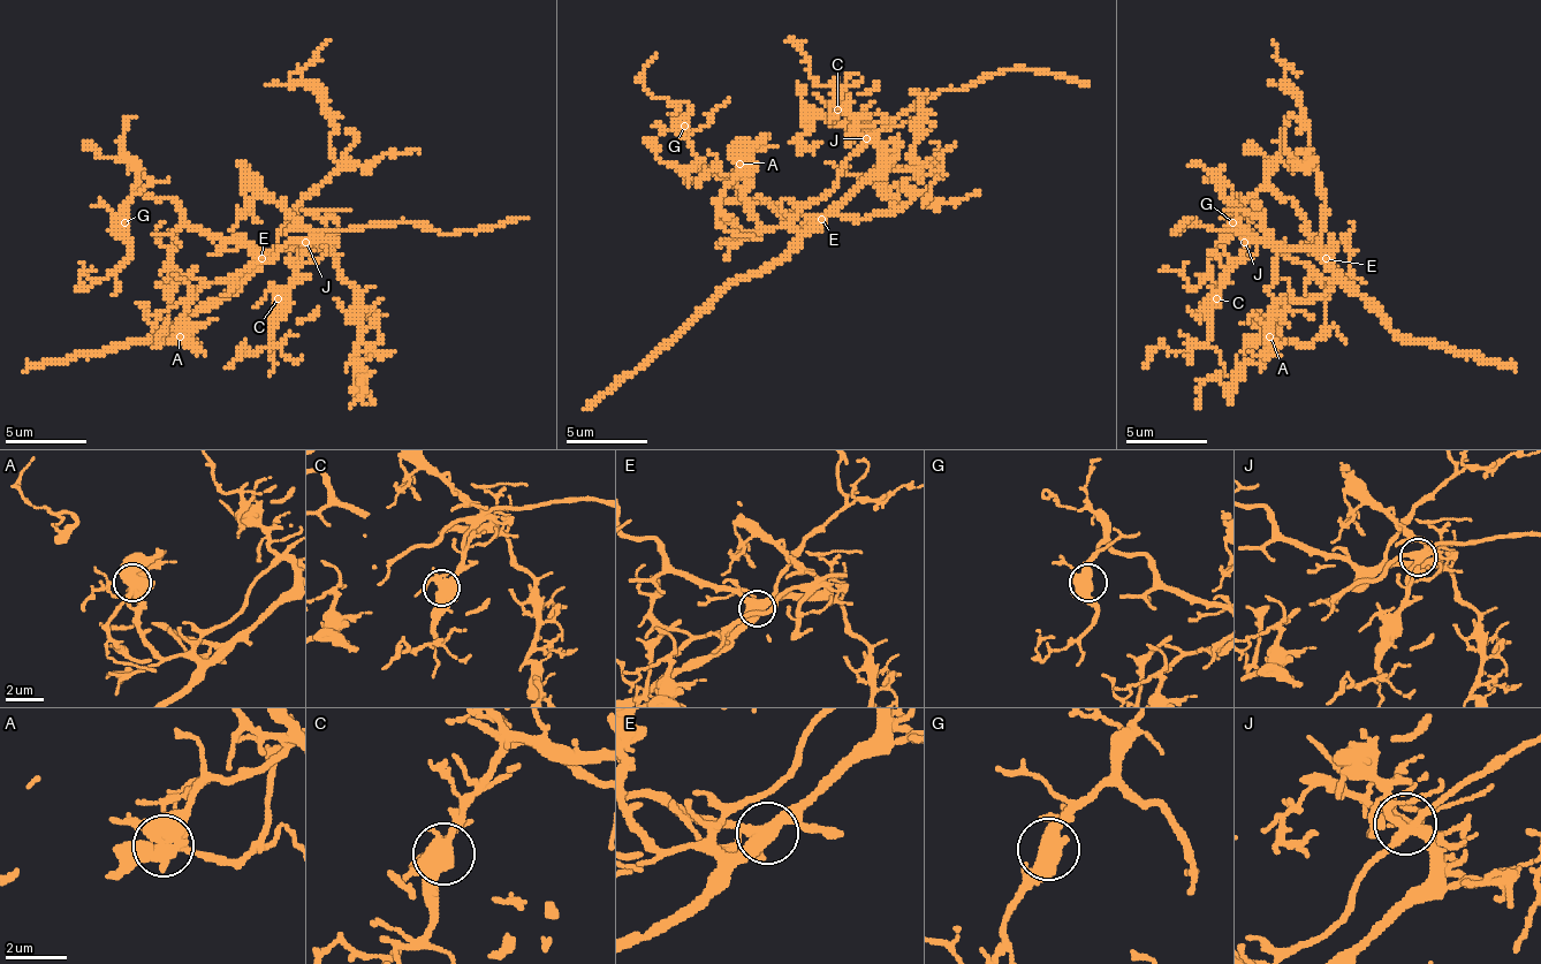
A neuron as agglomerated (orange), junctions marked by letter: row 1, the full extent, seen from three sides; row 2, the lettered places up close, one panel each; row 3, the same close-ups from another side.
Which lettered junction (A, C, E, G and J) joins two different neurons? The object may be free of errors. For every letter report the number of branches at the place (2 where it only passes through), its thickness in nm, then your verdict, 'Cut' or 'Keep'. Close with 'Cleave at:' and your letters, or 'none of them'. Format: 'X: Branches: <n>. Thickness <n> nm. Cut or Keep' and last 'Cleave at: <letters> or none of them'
A: Branches: 5. Thickness 550 nm. Cut
C: Branches: 5. Thickness 440 nm. Keep
E: Branches: 5. Thickness 440 nm. Keep
G: Branches: 4. Thickness 460 nm. Keep
J: Branches: 6. Thickness 320 nm. Keep
Cleave at: A

